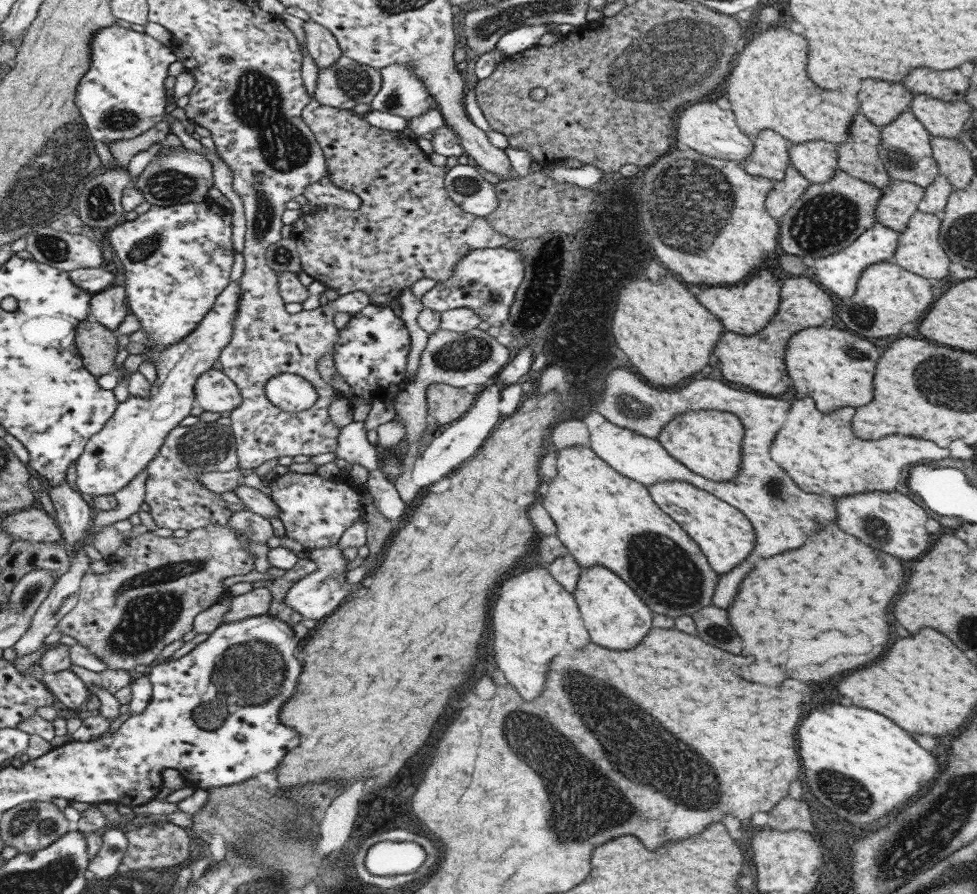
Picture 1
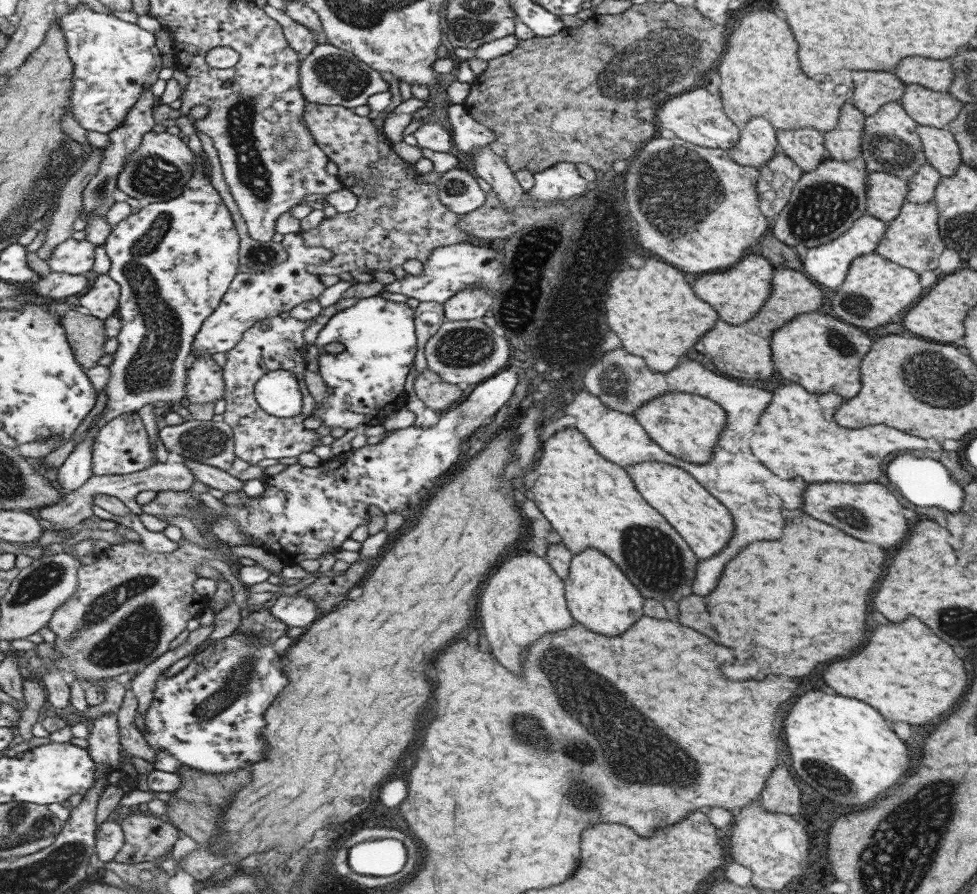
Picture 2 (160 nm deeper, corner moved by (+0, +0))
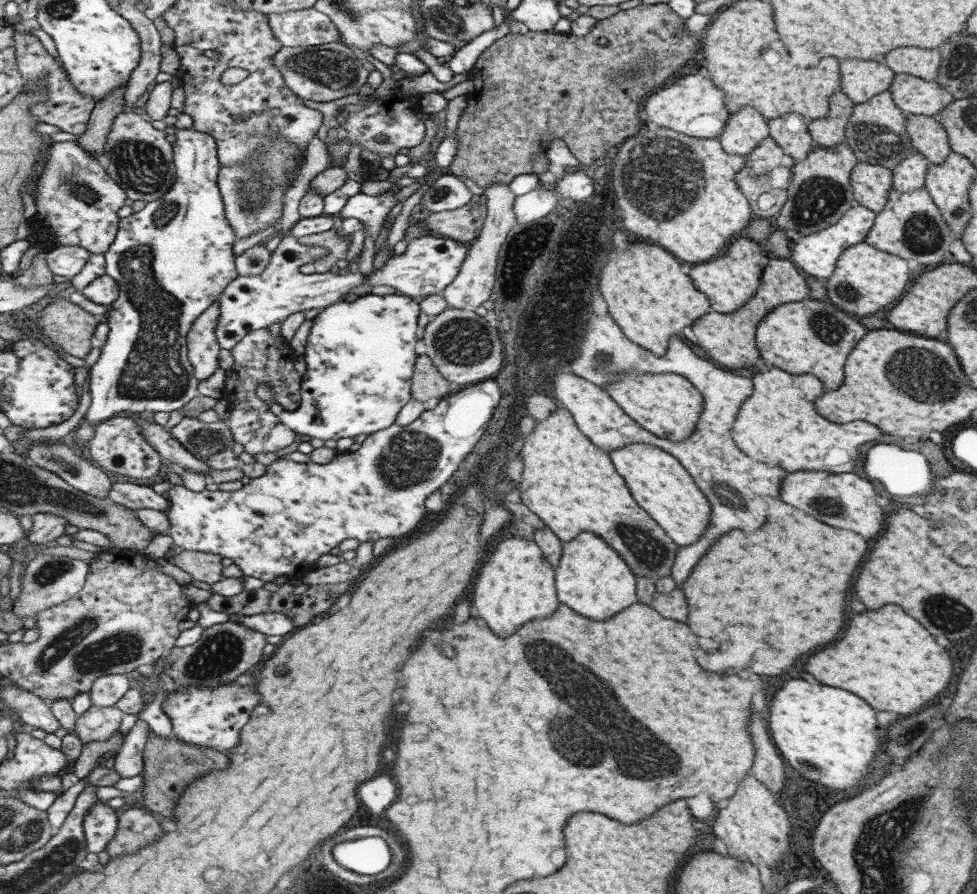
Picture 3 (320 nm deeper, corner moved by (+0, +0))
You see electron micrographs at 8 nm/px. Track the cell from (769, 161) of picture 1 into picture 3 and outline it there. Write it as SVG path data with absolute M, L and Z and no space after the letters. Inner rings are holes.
M741 106L730 113L724 129L716 138L720 147L729 154L745 158L758 142L769 137L767 120L752 106Z

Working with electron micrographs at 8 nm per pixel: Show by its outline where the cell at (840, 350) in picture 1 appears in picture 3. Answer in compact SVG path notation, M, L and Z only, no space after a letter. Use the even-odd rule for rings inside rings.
M809 299L775 305L756 324L755 342L760 357L789 374L812 374L825 390L843 384L843 365L856 342L866 333L858 320L825 299Z

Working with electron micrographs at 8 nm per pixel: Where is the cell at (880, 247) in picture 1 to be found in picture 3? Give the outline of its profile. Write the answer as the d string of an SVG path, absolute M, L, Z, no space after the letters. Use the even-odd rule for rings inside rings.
M859 204L853 206L853 208L849 208L831 226L820 230L818 233L800 236L796 242L791 243L789 261L800 272L807 273L817 279L826 280L833 270L835 270L837 258L841 256L842 250L863 241L864 236L873 224L874 218L875 213L872 210Z

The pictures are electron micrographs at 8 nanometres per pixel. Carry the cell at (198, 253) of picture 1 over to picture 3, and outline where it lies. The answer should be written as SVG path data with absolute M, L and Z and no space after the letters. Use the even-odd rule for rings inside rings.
M194 126L189 127L188 129L175 128L174 134L176 137L175 142L172 144L176 166L174 185L170 187L170 190L161 198L147 203L145 207L140 211L133 213L131 216L122 218L117 238L113 241L111 248L106 253L106 274L116 278L117 283L119 284L119 299L109 306L109 309L103 318L107 324L109 324L109 327L111 327L111 332L106 344L101 348L99 358L89 370L87 385L92 396L92 403L86 414L87 421L79 427L75 434L75 444L77 445L76 451L78 453L83 453L84 455L88 455L88 446L95 436L96 428L102 422L116 417L119 412L141 413L150 411L153 413L170 413L178 411L179 408L183 408L187 402L191 402L193 398L195 399L199 396L197 384L199 384L200 380L196 377L196 371L194 370L192 361L188 355L188 336L192 332L193 326L201 317L201 314L208 312L208 310L216 304L217 300L221 300L225 288L227 288L233 280L240 277L239 272L237 271L237 257L233 254L233 246L235 246L235 242L237 242L239 238L236 230L232 227L231 222L228 221L226 204L224 203L224 198L220 191L219 176L222 166L218 155L219 150L216 138L212 134L197 130Z

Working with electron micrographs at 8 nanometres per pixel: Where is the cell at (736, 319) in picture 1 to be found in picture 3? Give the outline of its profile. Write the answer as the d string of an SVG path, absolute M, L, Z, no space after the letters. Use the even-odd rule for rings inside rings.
M743 236L733 237L726 249L713 260L693 264L689 270L689 279L693 288L702 292L709 301L709 310L721 314L733 314L745 301L753 296L761 282L761 271L768 259L761 254L760 246Z

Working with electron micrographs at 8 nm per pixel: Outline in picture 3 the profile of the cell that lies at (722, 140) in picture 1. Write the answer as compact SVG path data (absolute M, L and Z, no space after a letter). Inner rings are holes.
M681 73L673 77L669 84L648 94L641 104L641 114L644 121L655 122L659 127L665 127L690 137L710 139L715 139L721 134L729 118L722 90L699 73Z

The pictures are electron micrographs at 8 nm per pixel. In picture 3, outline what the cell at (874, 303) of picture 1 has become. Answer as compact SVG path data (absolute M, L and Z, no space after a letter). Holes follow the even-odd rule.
M864 240L858 242L856 245L848 246L842 250L842 254L837 258L835 270L824 280L824 288L826 290L825 300L831 302L838 309L848 313L857 320L870 315L882 315L908 288L911 284L909 271L913 265L897 256L885 254L882 250L877 250L869 246Z

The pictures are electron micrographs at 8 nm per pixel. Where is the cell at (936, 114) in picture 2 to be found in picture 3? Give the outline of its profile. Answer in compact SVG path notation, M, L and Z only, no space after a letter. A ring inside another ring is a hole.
M907 73L894 74L887 91L890 93L894 105L904 114L925 115L926 117L936 117L944 106L947 106L954 99L934 80L926 81Z

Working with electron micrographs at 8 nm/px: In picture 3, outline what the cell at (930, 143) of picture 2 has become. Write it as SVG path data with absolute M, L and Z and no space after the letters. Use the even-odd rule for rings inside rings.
M905 114L905 128L910 143L931 164L939 164L949 154L950 146L945 129L938 123L936 117Z

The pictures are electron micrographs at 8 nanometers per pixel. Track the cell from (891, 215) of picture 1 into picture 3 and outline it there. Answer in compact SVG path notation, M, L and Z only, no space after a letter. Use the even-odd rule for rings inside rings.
M857 161L849 175L853 198L859 205L879 212L892 188L892 172L882 166Z

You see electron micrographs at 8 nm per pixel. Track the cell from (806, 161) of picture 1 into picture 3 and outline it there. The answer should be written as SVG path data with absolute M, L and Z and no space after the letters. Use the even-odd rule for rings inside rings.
M797 113L782 114L767 120L768 136L785 154L798 161L815 147L815 142L807 130L808 121Z

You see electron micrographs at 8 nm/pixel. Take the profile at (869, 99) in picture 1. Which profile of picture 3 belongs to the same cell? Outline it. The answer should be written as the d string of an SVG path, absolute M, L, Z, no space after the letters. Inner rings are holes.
M841 60L840 91L854 103L867 102L890 87L894 72L881 61Z

